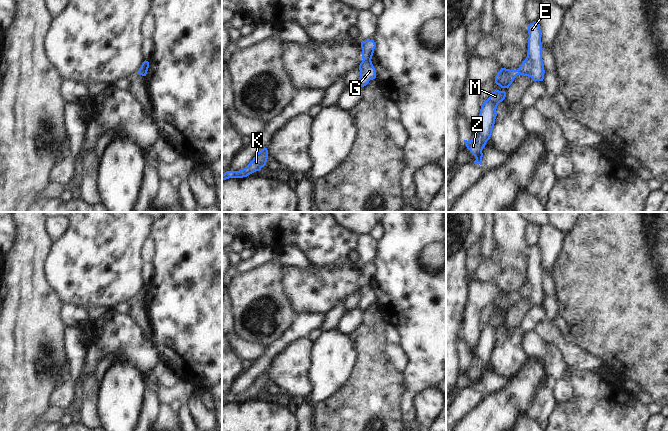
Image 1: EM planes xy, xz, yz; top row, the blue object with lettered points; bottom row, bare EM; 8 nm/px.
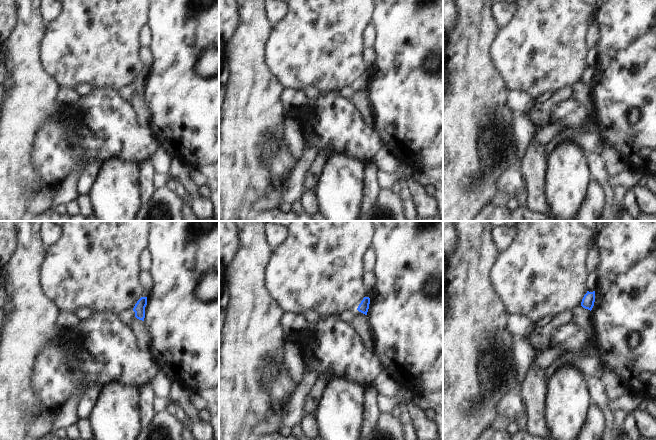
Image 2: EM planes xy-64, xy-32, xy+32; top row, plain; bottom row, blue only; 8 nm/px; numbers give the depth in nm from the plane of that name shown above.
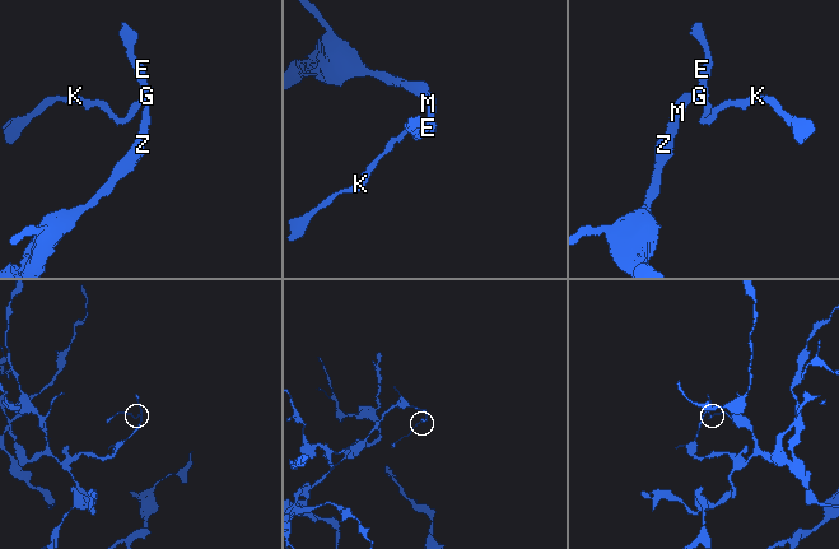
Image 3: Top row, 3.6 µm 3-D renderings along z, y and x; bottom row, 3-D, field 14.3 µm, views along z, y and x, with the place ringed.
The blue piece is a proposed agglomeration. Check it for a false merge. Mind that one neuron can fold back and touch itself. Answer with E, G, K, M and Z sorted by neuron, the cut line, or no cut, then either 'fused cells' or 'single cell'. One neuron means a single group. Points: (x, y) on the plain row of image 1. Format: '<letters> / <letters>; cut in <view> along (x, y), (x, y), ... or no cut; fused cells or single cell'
E G K / M Z; cut in xz along (363, 283), (370, 284); fused cells

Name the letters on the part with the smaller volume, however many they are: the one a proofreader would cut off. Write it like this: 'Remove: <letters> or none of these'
Remove: E, G, K

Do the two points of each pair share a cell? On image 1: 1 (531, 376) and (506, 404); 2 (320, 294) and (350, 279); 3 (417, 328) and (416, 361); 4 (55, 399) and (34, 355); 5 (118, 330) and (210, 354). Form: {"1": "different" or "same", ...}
{"1": "same", "2": "same", "3": "same", "4": "different", "5": "different"}

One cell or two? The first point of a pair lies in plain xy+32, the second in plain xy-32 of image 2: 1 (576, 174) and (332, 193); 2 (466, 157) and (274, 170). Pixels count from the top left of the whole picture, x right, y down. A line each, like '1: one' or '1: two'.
1: one
2: two

